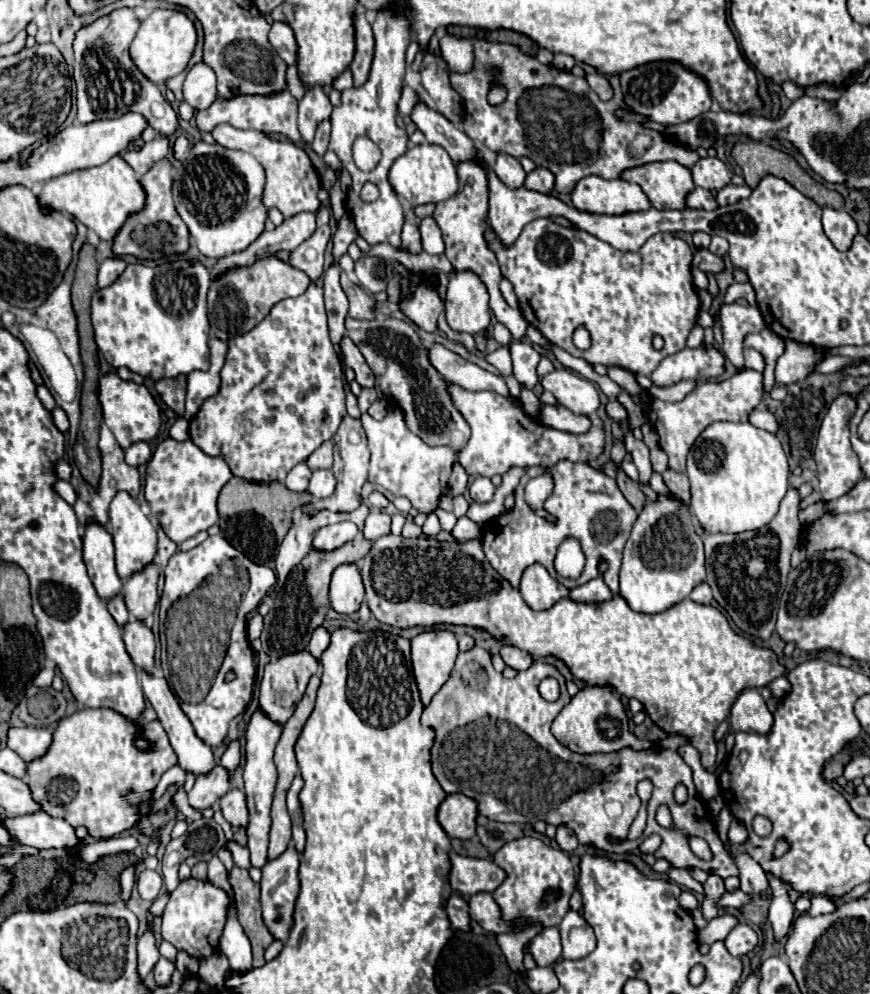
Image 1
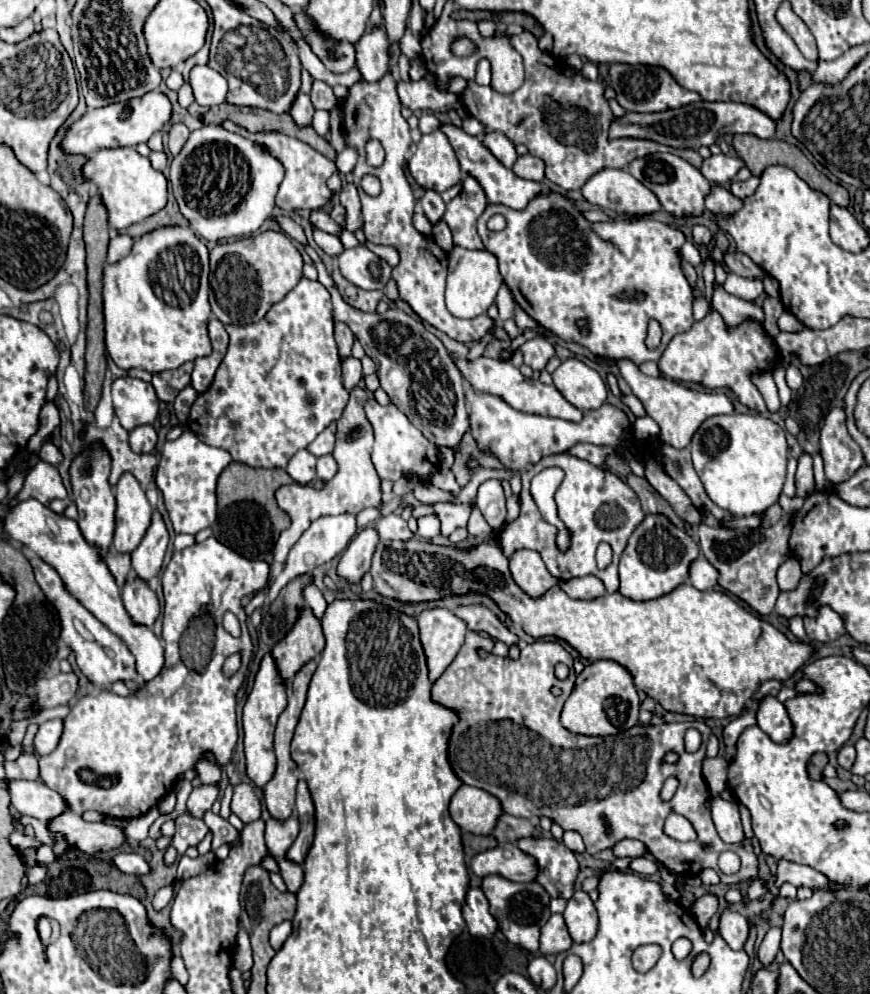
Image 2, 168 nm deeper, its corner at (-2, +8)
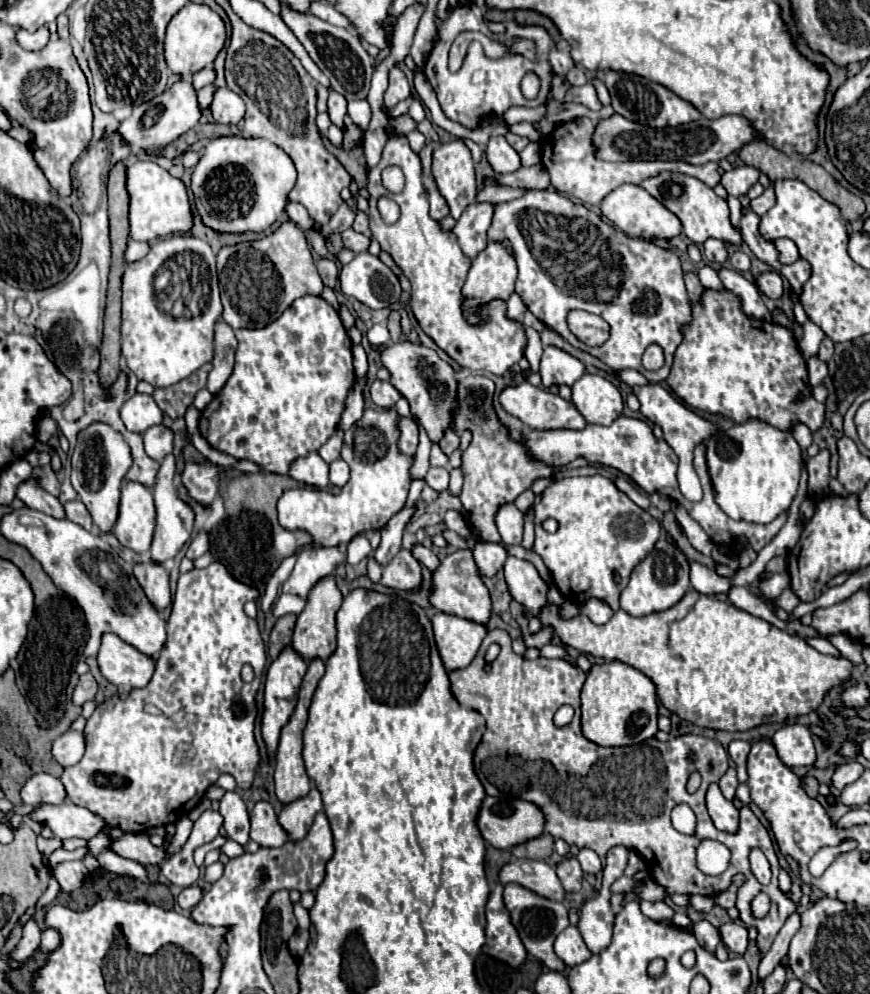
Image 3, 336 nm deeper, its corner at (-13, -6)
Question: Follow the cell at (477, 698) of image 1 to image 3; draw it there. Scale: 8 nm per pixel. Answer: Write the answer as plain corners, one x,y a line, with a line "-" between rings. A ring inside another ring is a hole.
490,630
486,634
476,658
464,670
450,672
450,692
456,698
456,702
464,708
470,708
470,710
482,714
486,720
486,732
474,752
474,772
476,772
478,780
482,782
486,794
488,796
520,798
520,800
536,804
544,814
544,832
546,834
550,834
554,838
562,838
568,844
576,844
578,848
590,848
600,856
600,860
604,860
608,850
614,846
626,846
630,850
636,850
644,858
646,866
652,868
652,878
660,886
664,886
670,896
676,892
716,896
718,892
726,890
732,884
732,878
736,874
744,874
746,880
738,888
736,908
740,910
740,920
758,930
758,948
760,948
760,952
766,952
770,948
772,940
776,938
778,930
784,926
786,918
796,910
796,904
792,904
792,900
778,890
780,866
778,866
774,844
770,840
768,830
760,824
760,820
756,818
749,806
743,806
739,810
740,826
738,832
734,834
720,832
710,822
704,796
706,796
708,784
720,780
724,776
724,772
728,770
728,752
724,750
724,746
716,740
706,738
706,736
684,734
684,736
672,738
668,742
660,742
656,738
650,738
650,740
646,740
642,744
634,744
634,746
602,748
602,746
586,740
580,734
580,692
582,692
584,682
586,682
586,674
576,664
572,664
568,660
556,660
556,658
548,660
542,656
536,660
524,660
522,656
516,656
510,646
510,636
504,630
-
494,642
500,646
500,656
492,662
492,670
484,672
484,650
-
562,704
570,704
576,710
576,714
568,726
558,728
552,718
554,718
554,712
-
694,770
700,770
702,786
698,788
696,794
688,794
686,780
688,780
690,772
694,772
-
676,804
688,804
692,808
692,812
696,814
696,832
692,836
680,834
672,826
670,812
-
706,838
722,842
732,852
730,866
720,876
706,876
696,866
696,858
694,858
696,848
-
754,848
760,848
772,866
772,882
768,886
762,886
754,878
754,874
750,872
748,854
-
760,892
766,892
772,900
770,912
764,918
756,918
752,914
752,900

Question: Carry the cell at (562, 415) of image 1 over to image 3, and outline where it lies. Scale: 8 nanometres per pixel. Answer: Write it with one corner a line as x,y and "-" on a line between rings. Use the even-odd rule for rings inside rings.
528,380
520,382
520,384
510,384
506,386
500,394
498,394
498,402
500,406
516,416
518,420
522,420
528,428
536,428
536,430
550,430
550,428
572,428
572,430
584,430
586,428
586,420
584,416
576,410
576,406
564,398
560,398
558,394
550,394
544,388
536,388
532,386

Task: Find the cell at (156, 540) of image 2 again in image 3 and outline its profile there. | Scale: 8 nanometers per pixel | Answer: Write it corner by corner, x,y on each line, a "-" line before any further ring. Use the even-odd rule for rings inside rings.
168,454
158,470
158,486
154,488
154,502
156,502
156,532
154,532
154,542
152,542
152,550
150,550
150,560
154,564
164,564
166,560
174,558
180,548
186,544
186,540
192,534
192,520
194,520
194,512
190,510
190,506
186,506
174,490
172,478
176,472
176,462
174,462
174,454

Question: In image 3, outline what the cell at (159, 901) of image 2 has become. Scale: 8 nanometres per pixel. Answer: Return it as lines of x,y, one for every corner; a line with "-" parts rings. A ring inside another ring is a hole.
188,886
188,888
184,888
184,890
178,894
176,902
178,902
178,906
180,906
182,910
190,910
192,906
198,904
200,898
202,898
202,890
200,890
198,886

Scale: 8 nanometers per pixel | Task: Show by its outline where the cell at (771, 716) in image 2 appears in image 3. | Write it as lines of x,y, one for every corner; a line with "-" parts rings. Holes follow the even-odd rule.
784,724
782,728
778,728
772,736
772,742
778,750
780,760
790,766
790,768
798,768
798,766
812,766
816,752
814,752
814,742
812,742
812,734
806,726
802,724

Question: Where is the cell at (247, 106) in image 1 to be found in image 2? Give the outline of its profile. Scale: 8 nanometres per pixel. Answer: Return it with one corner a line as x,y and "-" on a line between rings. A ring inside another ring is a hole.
299,92
299,96
297,96
297,100
293,102
289,114
295,118
295,122
297,122
299,126
307,126
307,124
311,124
313,112
315,112
315,108
313,108
309,96
303,94
303,92

